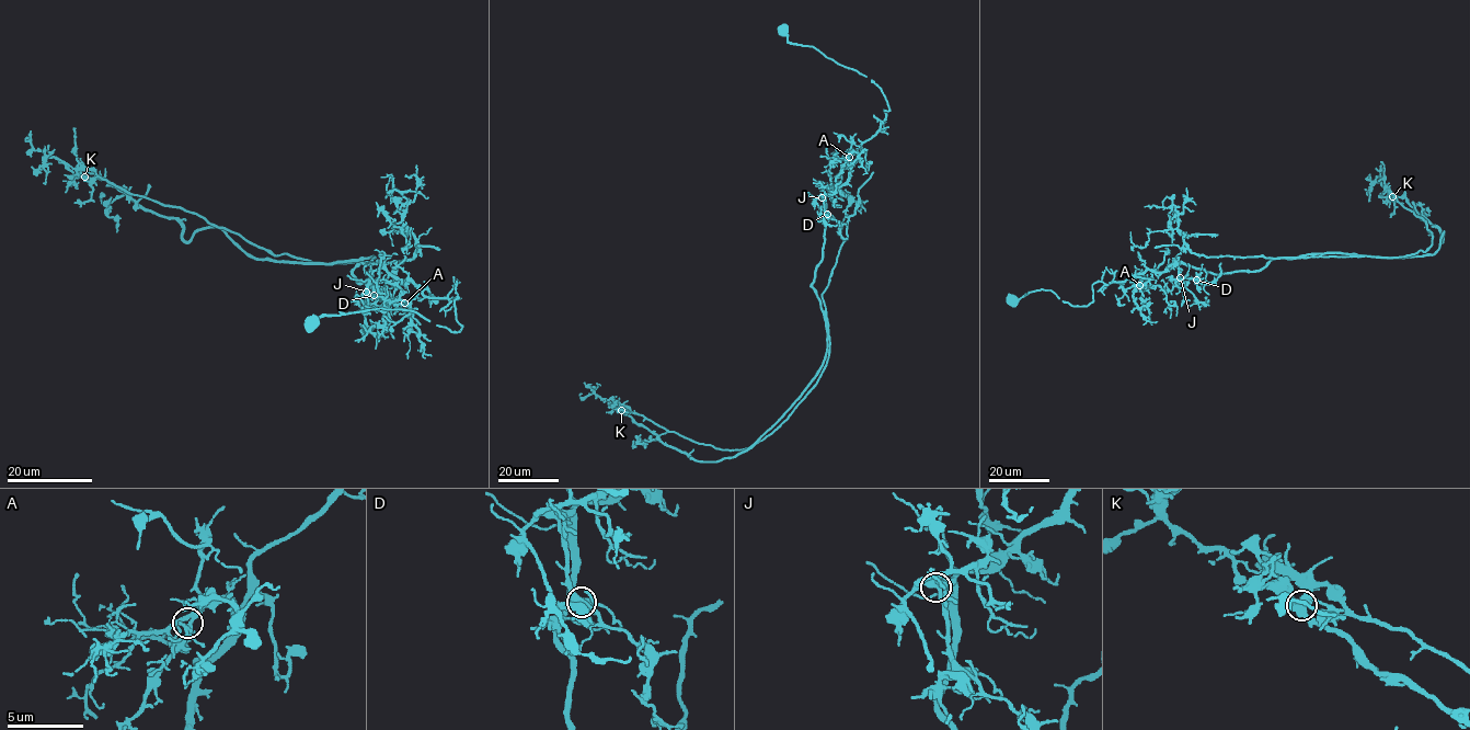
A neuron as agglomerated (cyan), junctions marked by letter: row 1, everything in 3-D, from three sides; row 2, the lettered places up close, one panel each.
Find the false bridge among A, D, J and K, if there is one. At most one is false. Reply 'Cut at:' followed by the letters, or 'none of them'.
Cut at: K

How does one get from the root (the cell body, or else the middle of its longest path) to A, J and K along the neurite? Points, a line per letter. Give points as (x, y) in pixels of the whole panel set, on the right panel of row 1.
A: (1011, 299), (1051, 289), (1063, 300), (1081, 306), (1093, 300), (1097, 282), (1123, 282), (1135, 275), (1139, 285)
J: (1011, 299), (1042, 288), (1087, 306), (1093, 284), (1163, 272), (1174, 261), (1180, 277)
K: (1011, 299), (1087, 306), (1093, 284), (1174, 261), (1226, 274), (1424, 252), (1432, 234), (1392, 196)

